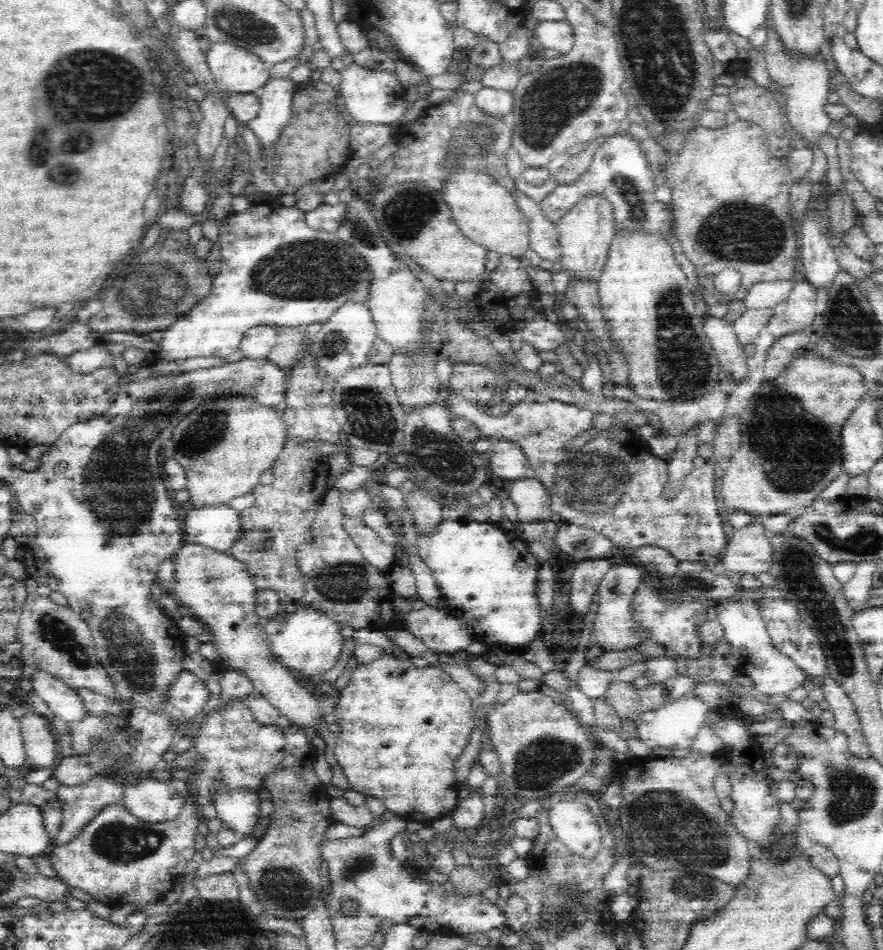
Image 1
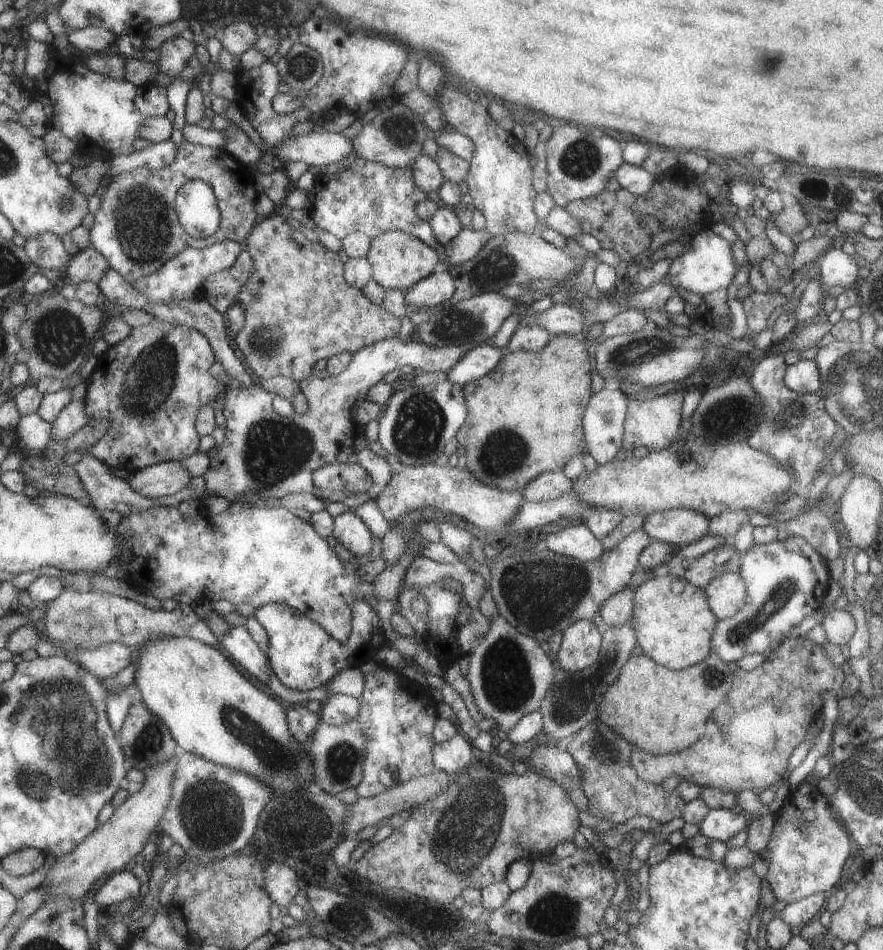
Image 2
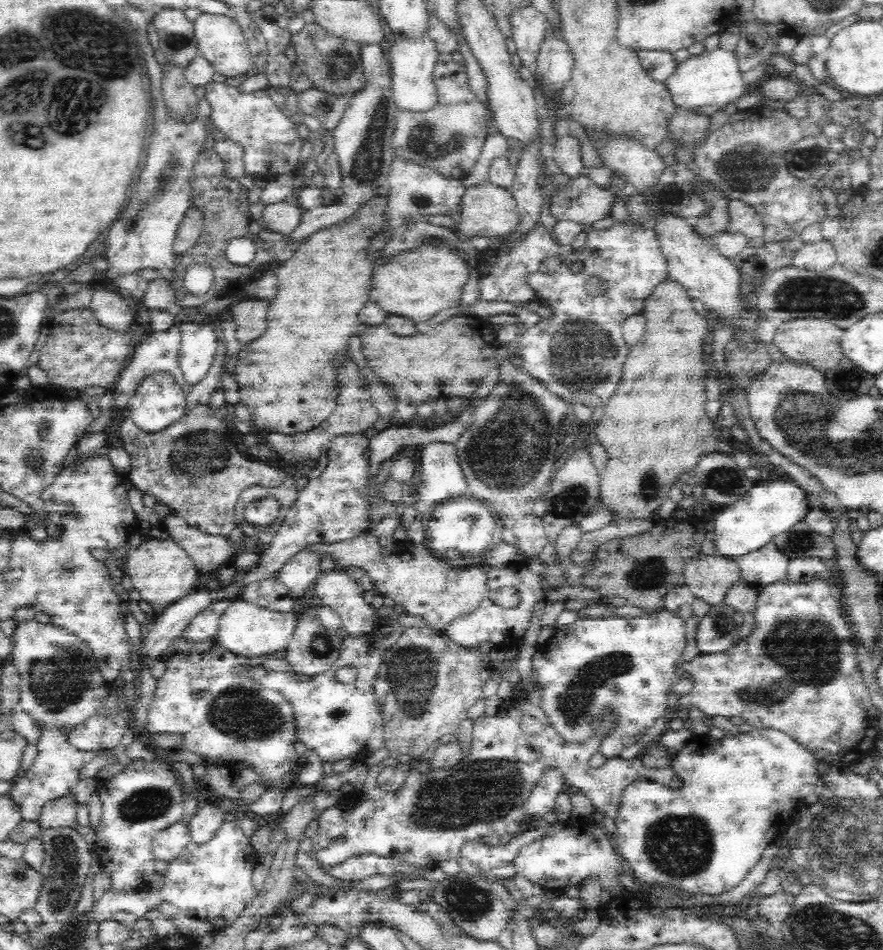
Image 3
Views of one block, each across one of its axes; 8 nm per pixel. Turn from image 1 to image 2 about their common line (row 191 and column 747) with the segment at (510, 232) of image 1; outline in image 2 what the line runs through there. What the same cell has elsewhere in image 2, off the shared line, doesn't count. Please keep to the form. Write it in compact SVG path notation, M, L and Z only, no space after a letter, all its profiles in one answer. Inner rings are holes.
M690 436L686 444L679 442L671 448L654 450L644 457L632 456L626 459L615 457L606 464L600 464L592 474L578 476L574 480L571 493L580 496L587 507L616 510L623 517L630 514L646 516L656 511L675 508L688 508L708 518L718 516L724 510L755 511L768 517L773 513L770 510L774 510L774 506L781 505L780 502L774 502L775 495L786 492L794 484L792 475L788 468L774 462L774 459L766 453L752 448L747 442L727 442L726 446L722 446L716 442L710 444L702 438Z

